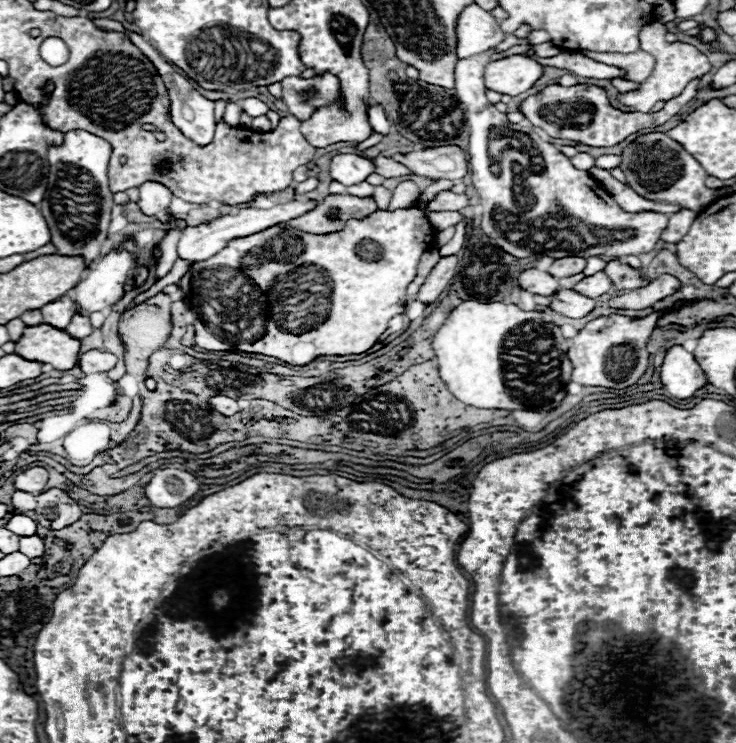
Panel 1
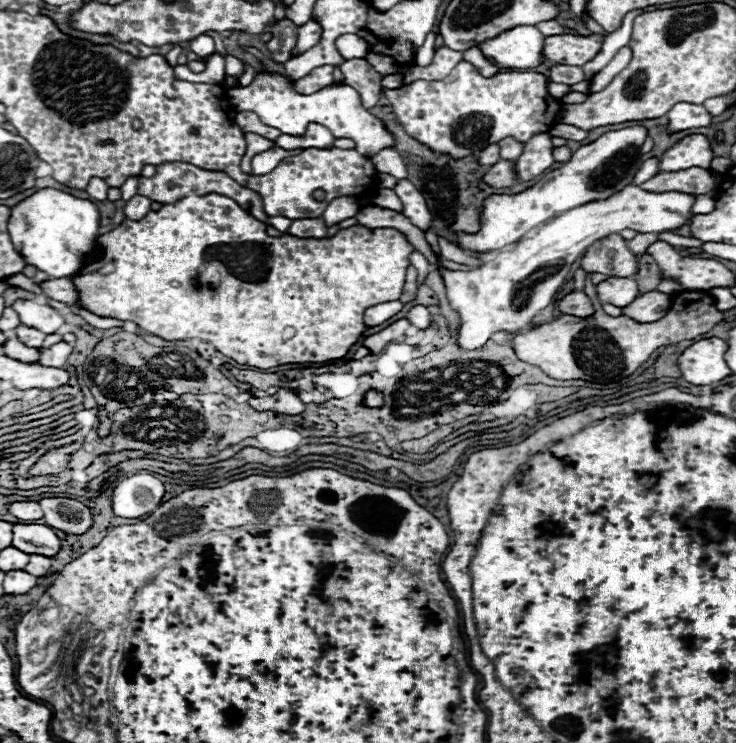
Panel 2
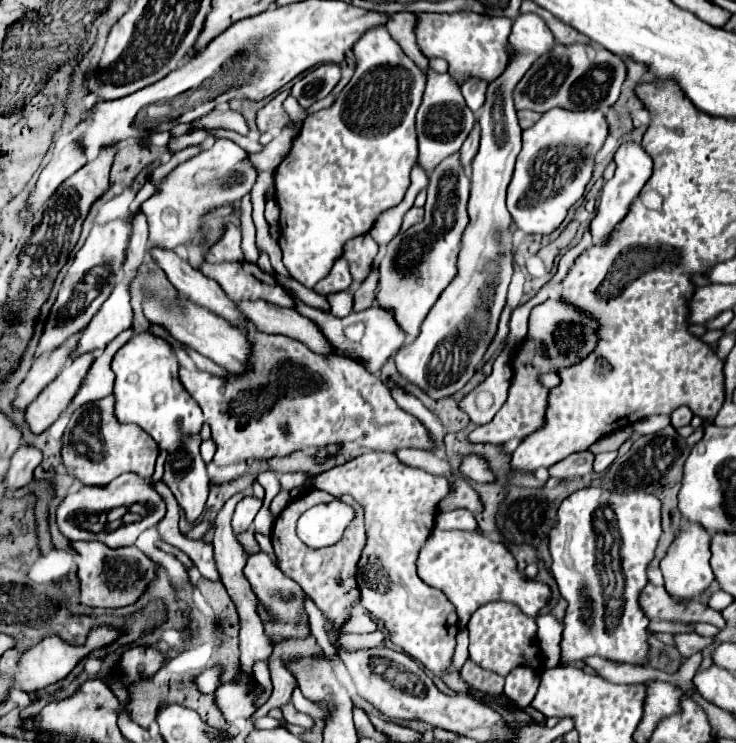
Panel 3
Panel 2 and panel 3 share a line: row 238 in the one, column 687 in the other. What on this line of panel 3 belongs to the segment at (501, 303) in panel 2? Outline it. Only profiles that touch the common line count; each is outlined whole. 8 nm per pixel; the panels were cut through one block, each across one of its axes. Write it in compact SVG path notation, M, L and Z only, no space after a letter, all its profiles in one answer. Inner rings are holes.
M678 408L672 412L672 426L674 428L682 428L682 426L688 426L692 420L692 412L690 408ZM684 522L680 526L676 538L668 546L664 558L660 560L660 570L662 570L668 594L672 594L674 598L680 598L682 602L700 598L700 594L714 580L714 574L712 574L712 568L708 562L710 562L710 534L700 524Z

